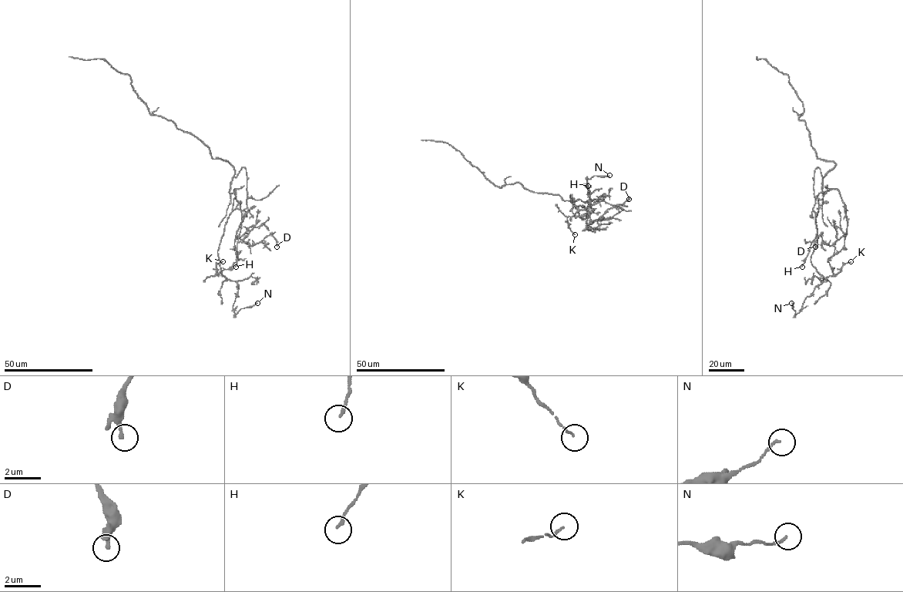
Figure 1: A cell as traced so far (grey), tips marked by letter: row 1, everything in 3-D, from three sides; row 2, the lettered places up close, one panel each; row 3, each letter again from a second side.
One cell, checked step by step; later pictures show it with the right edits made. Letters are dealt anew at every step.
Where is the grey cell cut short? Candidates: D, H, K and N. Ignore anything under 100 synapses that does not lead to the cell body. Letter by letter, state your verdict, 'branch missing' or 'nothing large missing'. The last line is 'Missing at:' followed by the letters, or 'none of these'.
D: nothing large missing
H: nothing large missing
K: nothing large missing
N: nothing large missing
Missing at: none of these

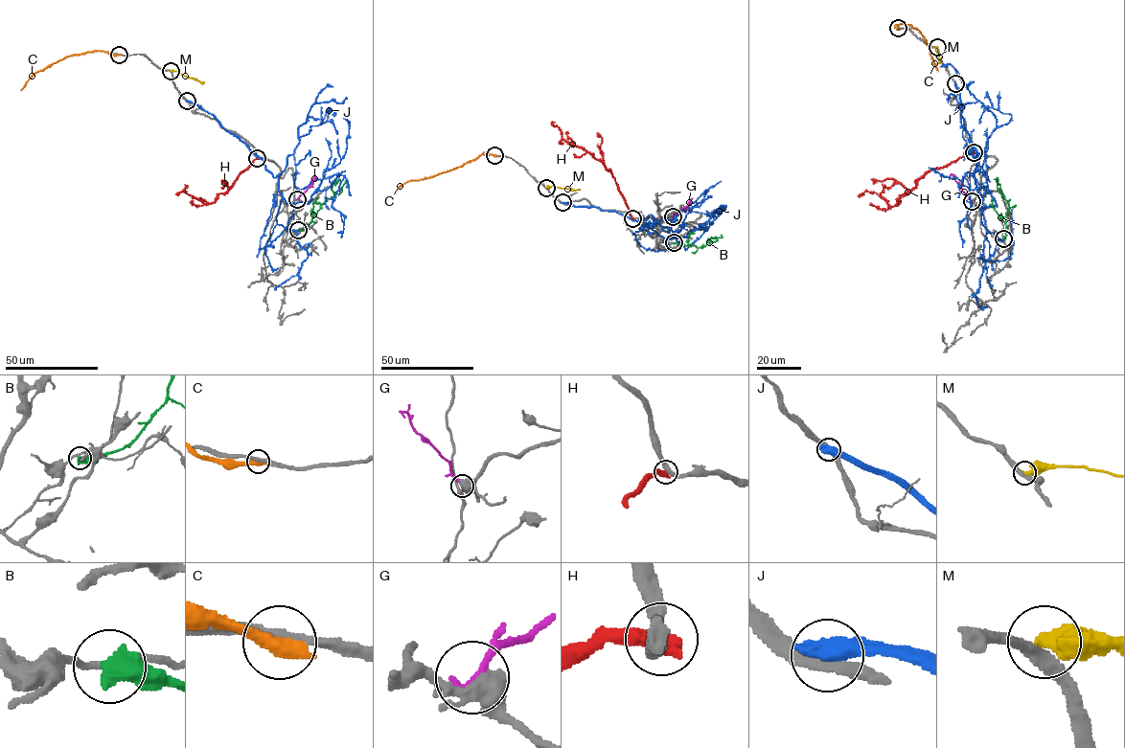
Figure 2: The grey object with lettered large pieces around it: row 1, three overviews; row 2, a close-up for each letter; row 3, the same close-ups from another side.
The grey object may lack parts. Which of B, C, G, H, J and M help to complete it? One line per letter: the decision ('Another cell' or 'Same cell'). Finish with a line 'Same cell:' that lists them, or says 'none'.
B: Another cell
C: Another cell
G: Another cell
H: Another cell
J: Another cell
M: Another cell
Same cell: none

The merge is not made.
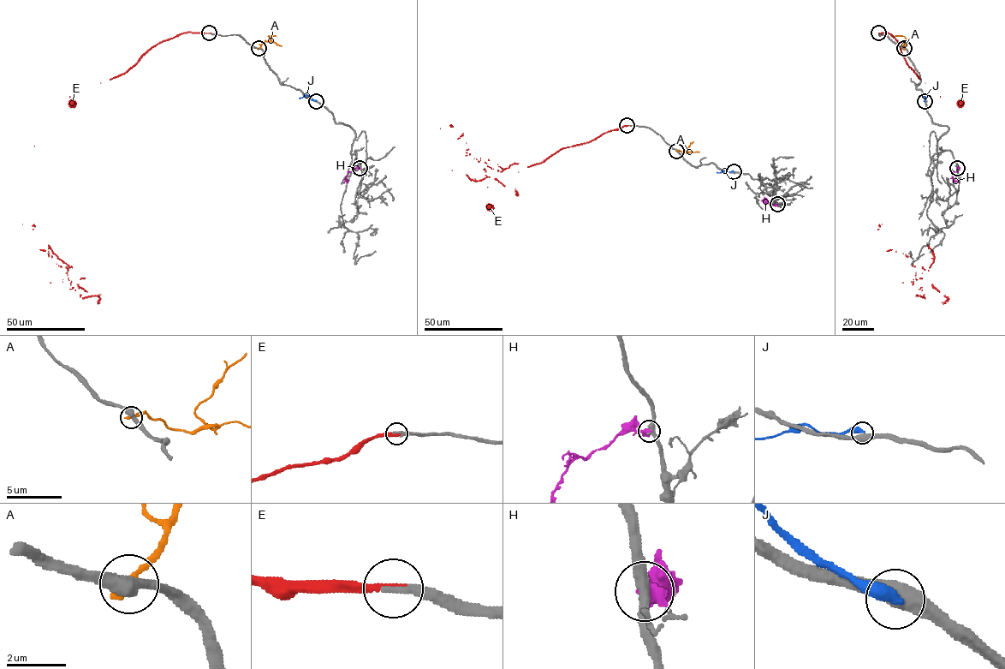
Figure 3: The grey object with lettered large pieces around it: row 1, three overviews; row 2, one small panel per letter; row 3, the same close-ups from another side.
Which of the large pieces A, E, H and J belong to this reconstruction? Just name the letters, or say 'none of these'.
E

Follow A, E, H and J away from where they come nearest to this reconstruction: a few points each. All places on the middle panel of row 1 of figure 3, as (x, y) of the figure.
A: (676, 151), (689, 152), (686, 150), (692, 141)
E: (627, 125), (563, 147), (487, 187), (451, 170), (488, 159), (496, 179), (517, 194), (514, 188)
H: (777, 204), (769, 204), (764, 199), (765, 206)
J: (734, 171), (716, 172)

